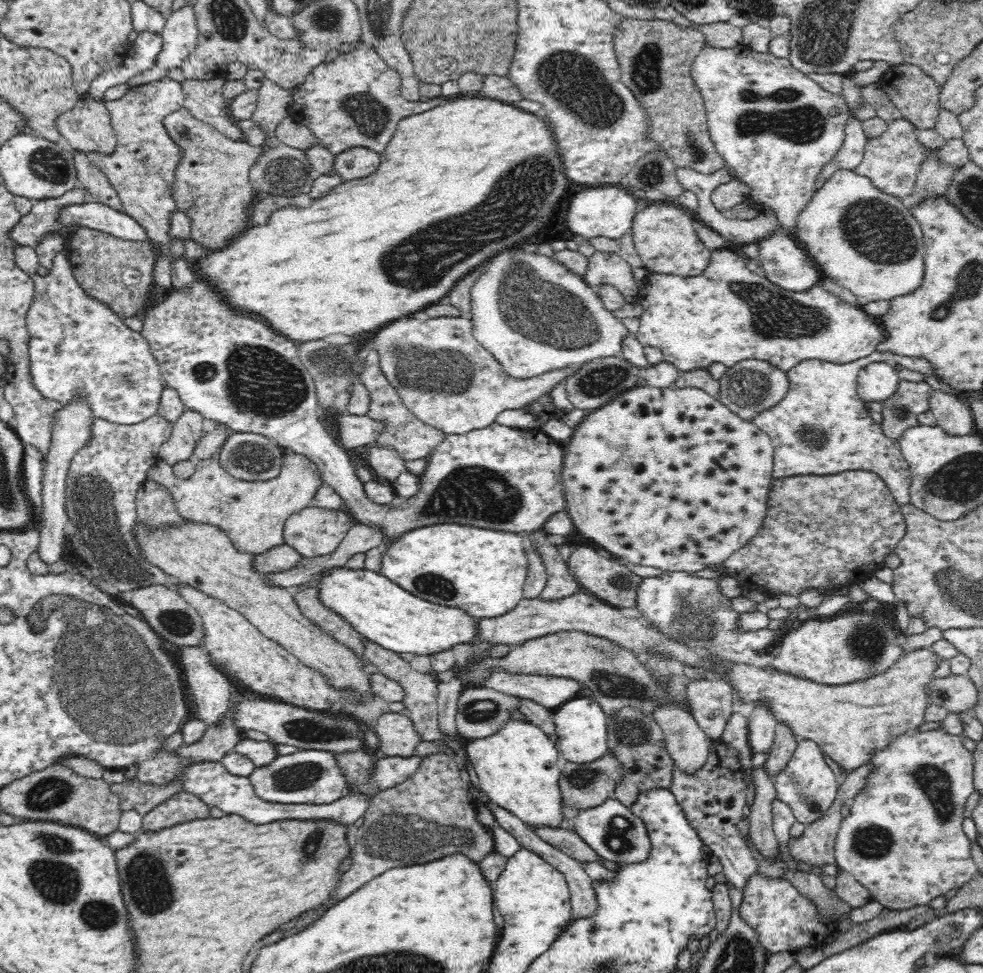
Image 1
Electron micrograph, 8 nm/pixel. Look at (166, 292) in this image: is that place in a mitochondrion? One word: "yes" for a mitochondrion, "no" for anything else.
no

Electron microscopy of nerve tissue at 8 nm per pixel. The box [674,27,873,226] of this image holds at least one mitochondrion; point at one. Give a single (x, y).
(787, 115)

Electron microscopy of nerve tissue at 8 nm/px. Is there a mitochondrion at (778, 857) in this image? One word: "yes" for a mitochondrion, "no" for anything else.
no

